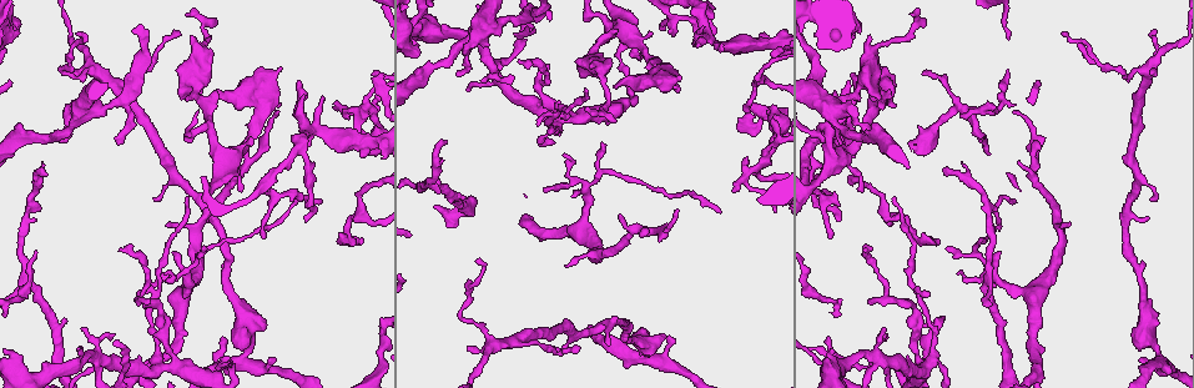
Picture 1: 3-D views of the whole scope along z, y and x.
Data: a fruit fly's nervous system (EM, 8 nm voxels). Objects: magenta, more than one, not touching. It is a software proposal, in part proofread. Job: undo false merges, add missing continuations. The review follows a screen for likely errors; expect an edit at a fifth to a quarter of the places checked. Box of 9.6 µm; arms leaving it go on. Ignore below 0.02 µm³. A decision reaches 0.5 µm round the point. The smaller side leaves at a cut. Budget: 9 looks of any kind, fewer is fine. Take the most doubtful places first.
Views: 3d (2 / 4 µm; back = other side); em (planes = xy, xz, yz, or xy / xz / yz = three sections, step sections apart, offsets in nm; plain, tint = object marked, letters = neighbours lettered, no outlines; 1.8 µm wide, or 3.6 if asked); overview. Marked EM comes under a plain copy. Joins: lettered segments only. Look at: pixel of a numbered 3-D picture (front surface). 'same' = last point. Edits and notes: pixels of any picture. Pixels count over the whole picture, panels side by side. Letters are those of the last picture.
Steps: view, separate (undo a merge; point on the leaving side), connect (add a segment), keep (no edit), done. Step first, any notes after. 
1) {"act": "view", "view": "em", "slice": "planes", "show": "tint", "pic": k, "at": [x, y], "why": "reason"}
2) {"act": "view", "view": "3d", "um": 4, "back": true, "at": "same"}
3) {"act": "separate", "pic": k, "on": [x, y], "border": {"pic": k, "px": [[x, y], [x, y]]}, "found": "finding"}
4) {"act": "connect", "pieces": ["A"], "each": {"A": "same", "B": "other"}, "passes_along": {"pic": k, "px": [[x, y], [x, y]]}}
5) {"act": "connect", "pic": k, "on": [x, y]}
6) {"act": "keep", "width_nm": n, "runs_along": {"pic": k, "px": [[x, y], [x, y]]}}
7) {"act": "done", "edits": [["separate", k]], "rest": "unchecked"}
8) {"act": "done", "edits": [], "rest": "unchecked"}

{"act": "view", "view": "3d", "um": 4, "back": true, "pic": 1, "at": [156, 301], "why": "two arms in line, one across"}

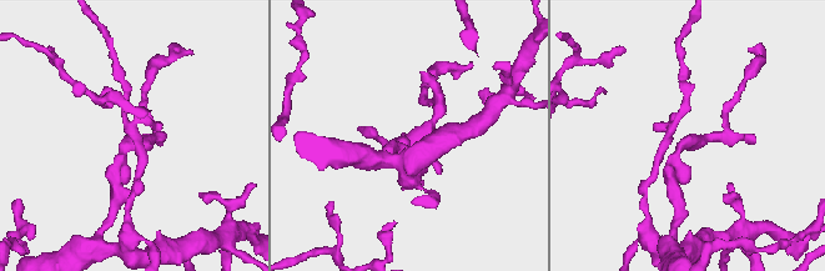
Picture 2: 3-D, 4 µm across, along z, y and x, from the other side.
{"act": "view", "view": "em", "slice": "planes", "show": "letters", "pic": 2, "at": [134, 145], "why": "need the tissue"}

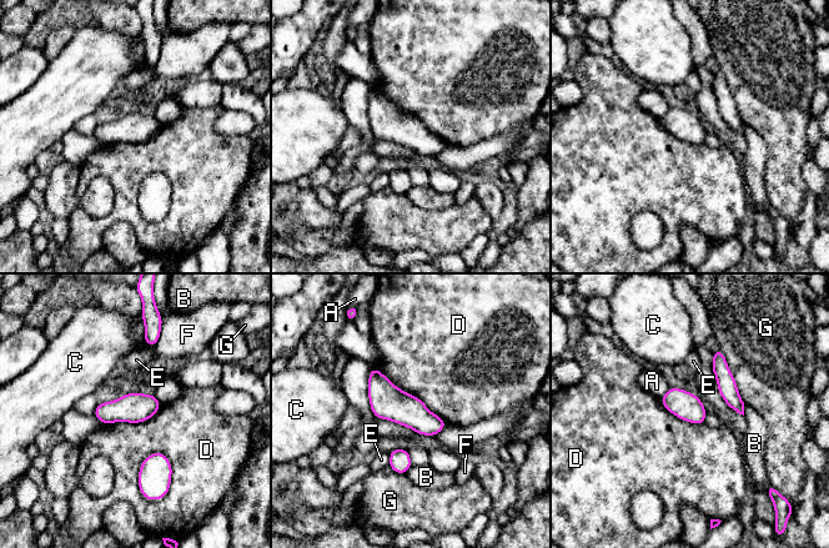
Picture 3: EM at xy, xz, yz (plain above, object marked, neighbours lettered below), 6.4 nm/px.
{"act": "keep", "each": {"A": "other", "B": "other", "C": "other", "D": "other", "E": "other", "F": "other", "G": "other"}, "border": {"pic": 3, "px": [[160, 451], [141, 463], [144, 498]]}, "found": "one neuron here"}

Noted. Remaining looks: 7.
{"act": "view", "view": "em", "slice": "planes", "show": "letters", "pic": 1, "at": [895, 196], "why": "an open end"}

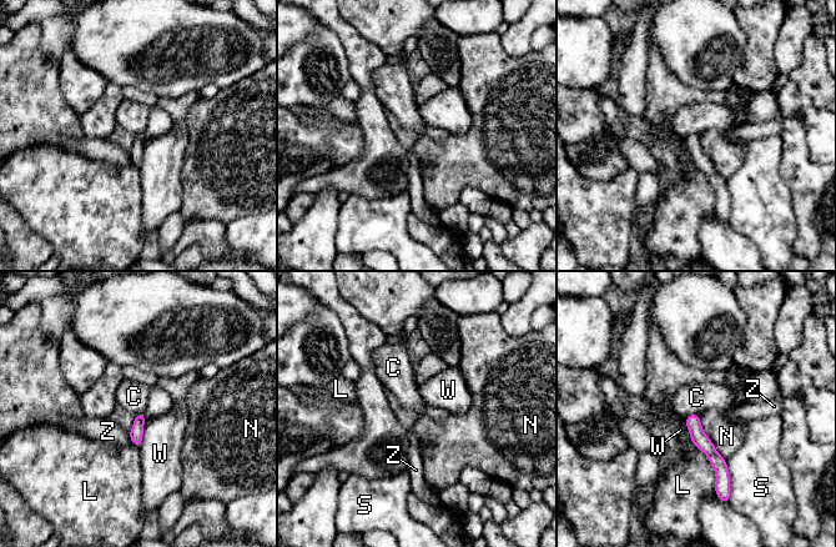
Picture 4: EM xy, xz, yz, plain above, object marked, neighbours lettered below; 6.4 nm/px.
{"act": "keep", "each": {"C": "other", "L": "other", "N": "other", "S": "other", "W": "other", "Z": "other"}, "border": {"pic": 4, "px": [[699, 413], [690, 413], [685, 418]]}, "found": "none of them fits"}

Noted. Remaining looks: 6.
{"act": "view", "view": "em", "um": 3.6, "slice": "yz", "step": 4, "show": "tint", "pic": 1, "at": [747, 187], "why": "sharp bend"}

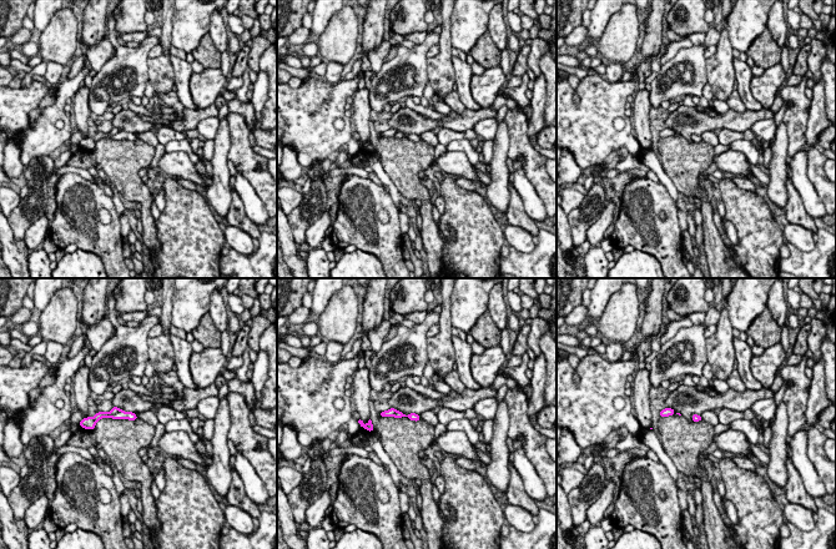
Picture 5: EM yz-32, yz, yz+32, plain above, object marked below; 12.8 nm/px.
{"act": "view", "view": "em", "um": 3.6, "slice": "yz", "step": 4, "show": "letters", "at": "same", "why": "see the neighbours"}

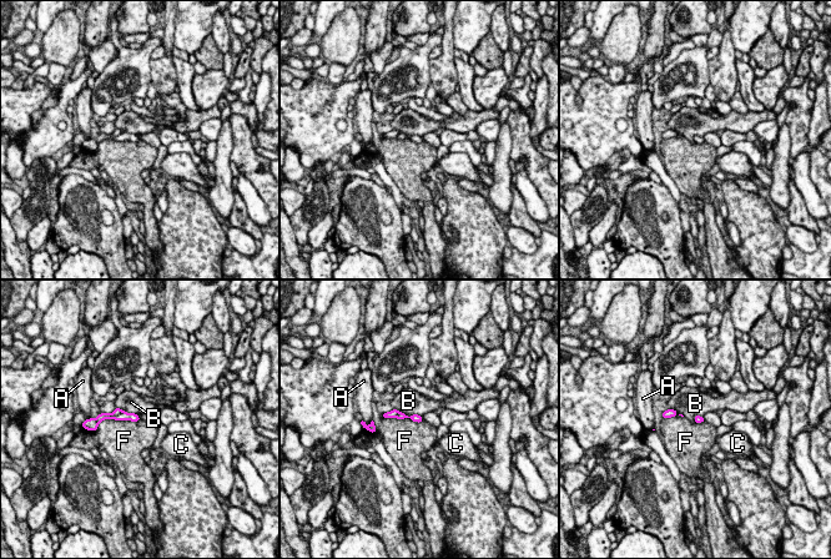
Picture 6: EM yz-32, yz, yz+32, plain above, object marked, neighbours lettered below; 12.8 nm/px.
{"act": "separate", "pic": 6, "on": [124, 416], "each": {"A": "other", "B": "other", "C": "other", "F": "other"}, "found": "a second neuron is stuck on"}

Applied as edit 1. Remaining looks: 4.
{"act": "view", "view": "3d", "um": 4, "back": true, "pic": 1, "at": [759, 81], "why": "side arm on a straight run"}

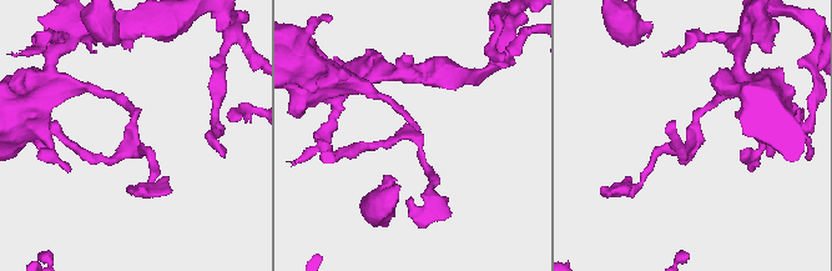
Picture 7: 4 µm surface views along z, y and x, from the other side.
{"act": "view", "view": "em", "slice": "planes", "show": "letters", "pic": 7, "at": [135, 149], "arms": 3, "why": "now the EM"}

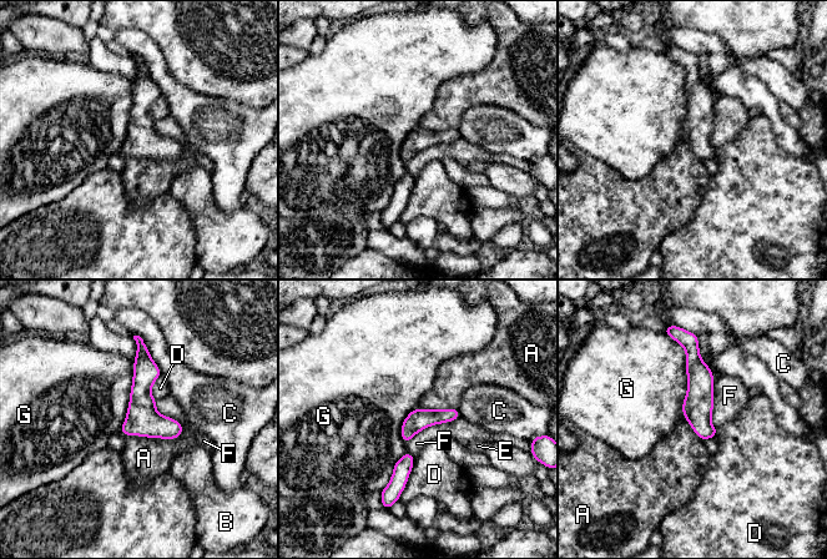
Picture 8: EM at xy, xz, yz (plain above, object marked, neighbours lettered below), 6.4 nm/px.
{"act": "keep", "each": {"A": "other", "B": "other", "C": "other", "D": "other", "E": "other", "F": "other", "G": "other"}, "border": {"pic": 8, "px": [[183, 428], [176, 438], [122, 434]]}, "found": "continuous, no second neuron"}

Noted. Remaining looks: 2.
{"act": "done", "edits": [["separate", 6]], "rest": "unchecked"}

